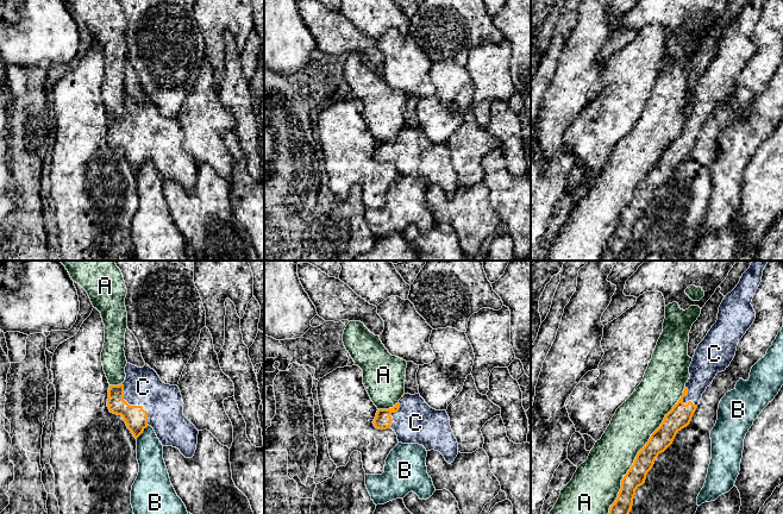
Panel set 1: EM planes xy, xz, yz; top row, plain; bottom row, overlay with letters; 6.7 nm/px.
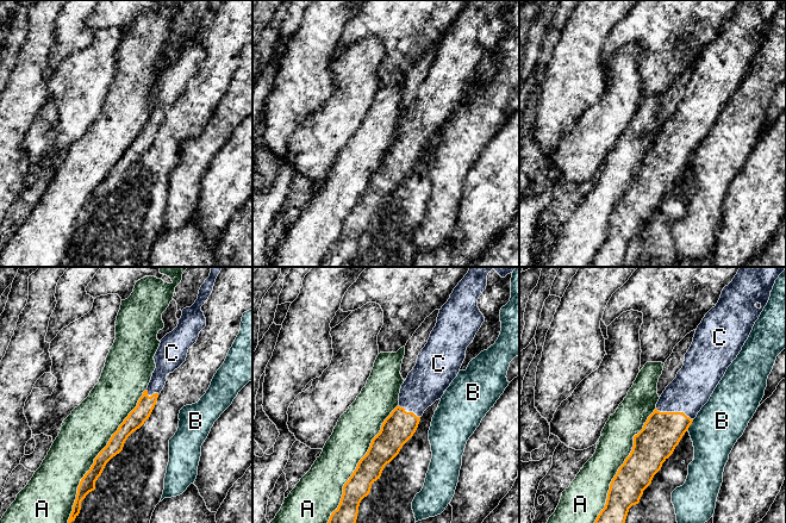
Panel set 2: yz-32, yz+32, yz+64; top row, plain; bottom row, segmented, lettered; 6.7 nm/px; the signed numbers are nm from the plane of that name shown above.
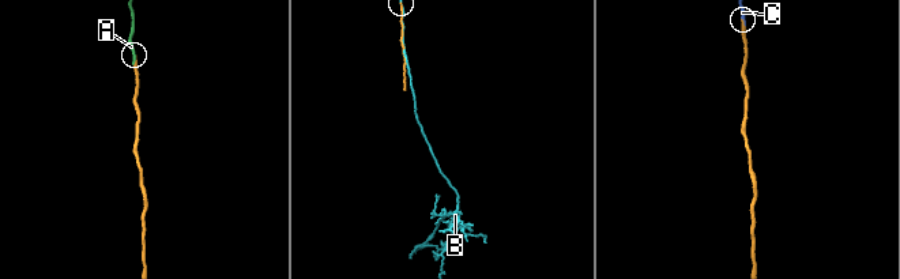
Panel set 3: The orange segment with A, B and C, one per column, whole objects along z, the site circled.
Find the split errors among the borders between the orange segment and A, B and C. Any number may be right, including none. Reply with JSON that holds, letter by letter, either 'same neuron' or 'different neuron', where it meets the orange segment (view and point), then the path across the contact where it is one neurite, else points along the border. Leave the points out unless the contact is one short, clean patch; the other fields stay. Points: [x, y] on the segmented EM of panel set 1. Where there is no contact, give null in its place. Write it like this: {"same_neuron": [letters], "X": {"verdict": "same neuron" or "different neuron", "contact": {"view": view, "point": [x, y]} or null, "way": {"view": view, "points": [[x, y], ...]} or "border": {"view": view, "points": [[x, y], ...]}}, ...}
{"same_neuron": ["C"], "A": {"verdict": "different neuron", "contact": {"view": "yz", "point": [640, 450]}}, "B": {"verdict": "different neuron", "contact": {"view": "xy", "point": [142, 432]}}, "C": {"verdict": "same neuron", "contact": {"view": "xy", "point": [135, 406]}}}

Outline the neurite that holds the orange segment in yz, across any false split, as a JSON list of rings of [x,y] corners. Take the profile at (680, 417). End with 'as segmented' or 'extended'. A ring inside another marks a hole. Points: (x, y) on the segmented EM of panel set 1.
[[[753,261],[737,287],[724,297],[716,322],[695,350],[683,395],[638,452],[633,465],[621,479],[621,489],[608,514],[629,514],[635,490],[645,483],[658,455],[672,444],[678,431],[690,424],[702,394],[716,374],[729,366],[739,340],[756,319],[751,302],[768,262]]]; extended

